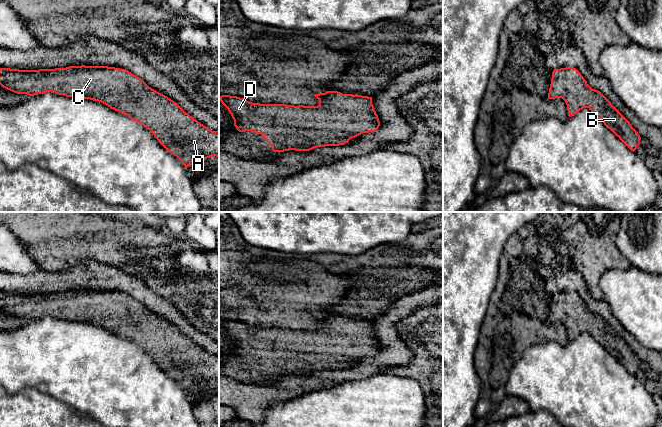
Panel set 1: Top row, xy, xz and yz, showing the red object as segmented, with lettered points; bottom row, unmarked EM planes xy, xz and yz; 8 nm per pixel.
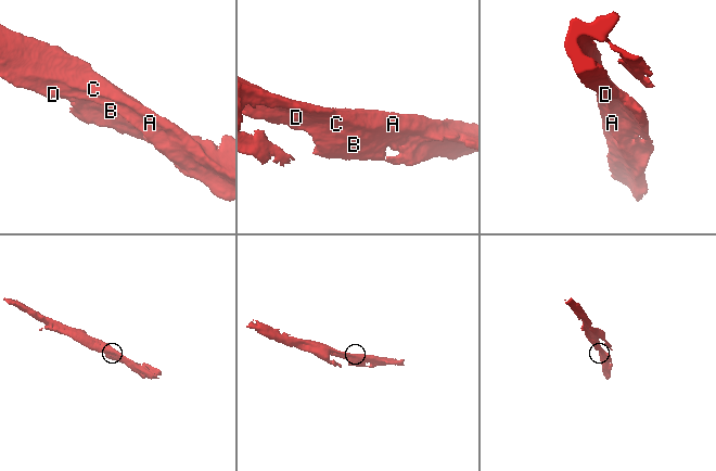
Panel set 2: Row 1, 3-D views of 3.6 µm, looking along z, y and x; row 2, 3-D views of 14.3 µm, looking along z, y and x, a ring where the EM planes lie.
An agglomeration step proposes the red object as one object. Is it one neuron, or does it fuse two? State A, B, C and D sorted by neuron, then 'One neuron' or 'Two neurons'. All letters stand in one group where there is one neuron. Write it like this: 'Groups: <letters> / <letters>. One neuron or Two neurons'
Groups: A B C D. One neuron

